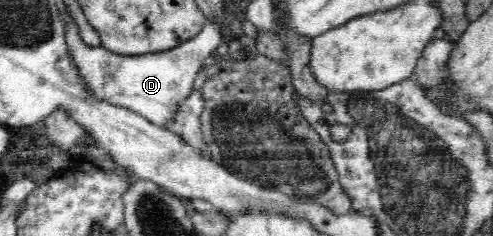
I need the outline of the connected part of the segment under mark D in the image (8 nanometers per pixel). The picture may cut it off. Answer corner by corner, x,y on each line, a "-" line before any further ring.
74,18
64,21
64,26
69,56
95,97
103,103
129,108
164,128
165,124
173,119
178,105
193,91
194,80
197,75
202,73
201,70
206,66
207,59
210,59
217,47
223,42
223,26
217,22
207,22
205,28
202,28
192,40
182,42
177,48
150,53
149,55
122,56
113,55
101,46
94,48
84,44
80,37
80,31
74,23

